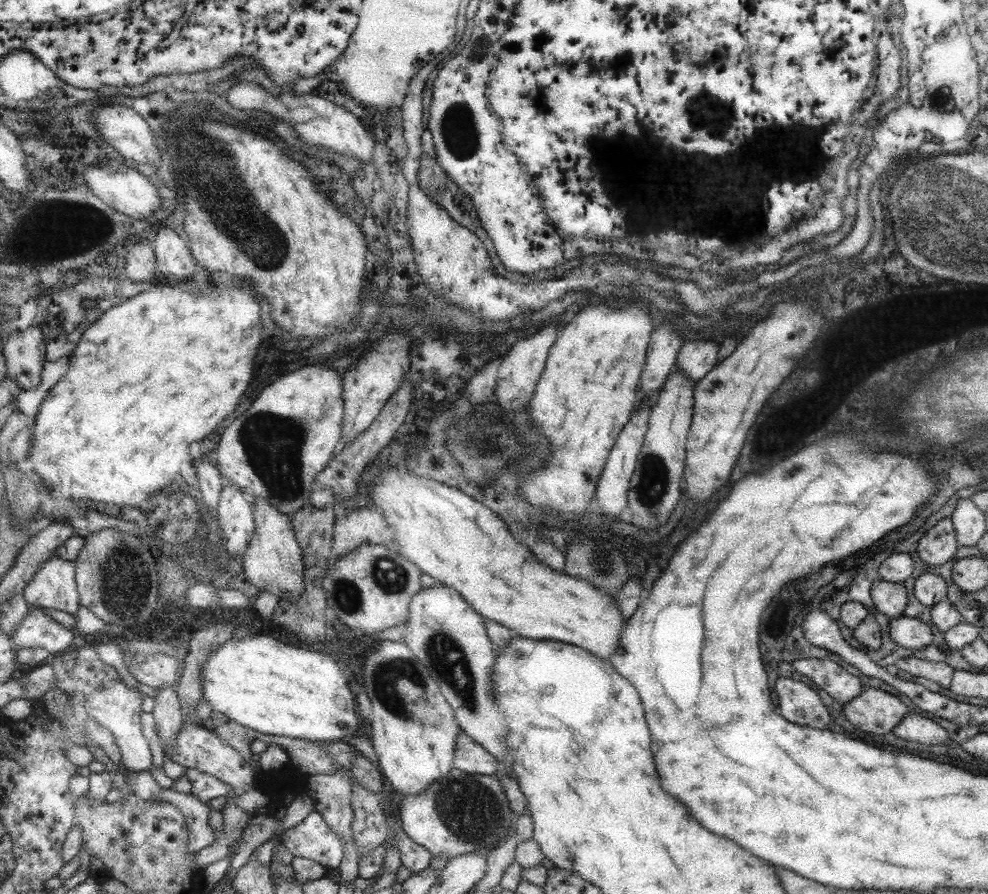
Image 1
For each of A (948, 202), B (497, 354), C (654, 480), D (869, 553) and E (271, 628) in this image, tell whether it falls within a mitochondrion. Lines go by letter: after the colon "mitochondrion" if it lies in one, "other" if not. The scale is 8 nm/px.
A: mitochondrion
B: other
C: mitochondrion
D: other
E: other

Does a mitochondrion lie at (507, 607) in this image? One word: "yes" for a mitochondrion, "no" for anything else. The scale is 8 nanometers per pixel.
no

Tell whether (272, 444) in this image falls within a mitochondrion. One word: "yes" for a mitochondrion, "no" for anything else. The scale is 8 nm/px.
yes

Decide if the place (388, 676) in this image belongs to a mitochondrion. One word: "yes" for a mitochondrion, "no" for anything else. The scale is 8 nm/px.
yes

